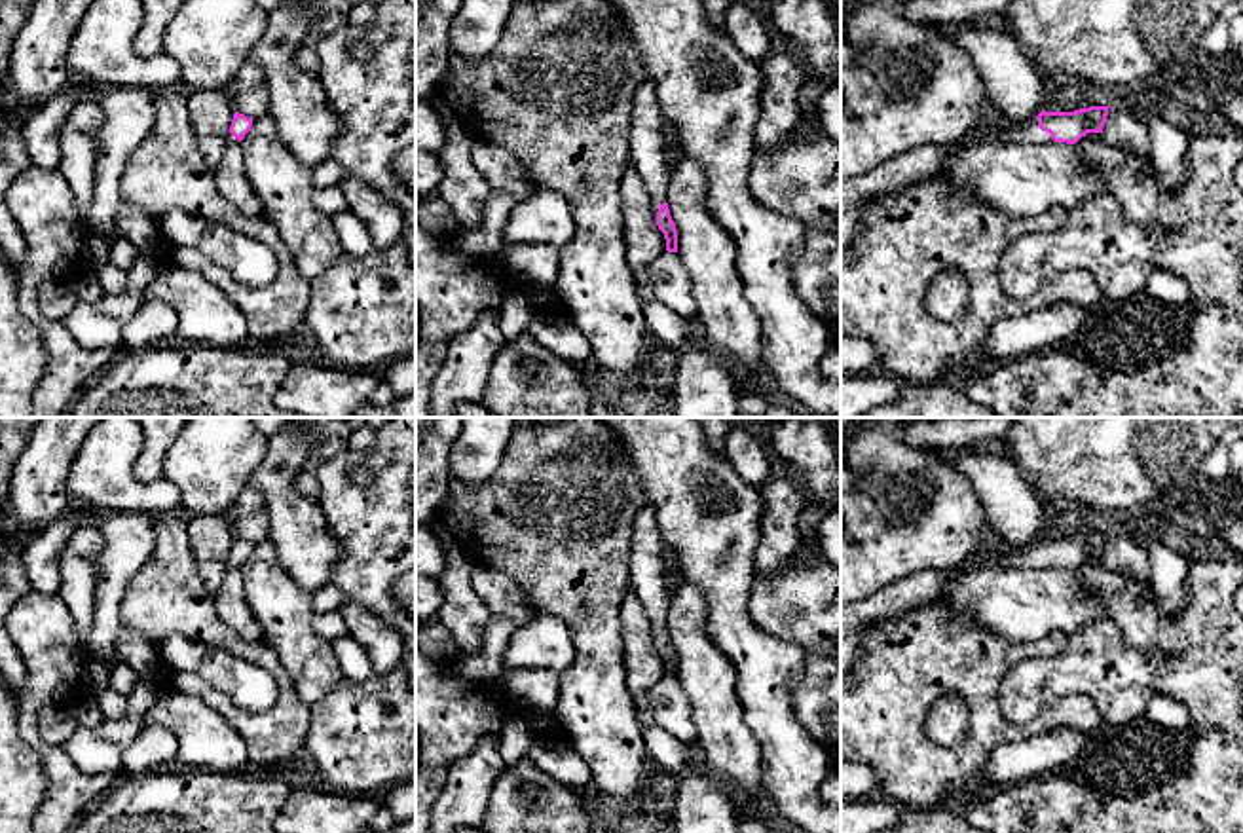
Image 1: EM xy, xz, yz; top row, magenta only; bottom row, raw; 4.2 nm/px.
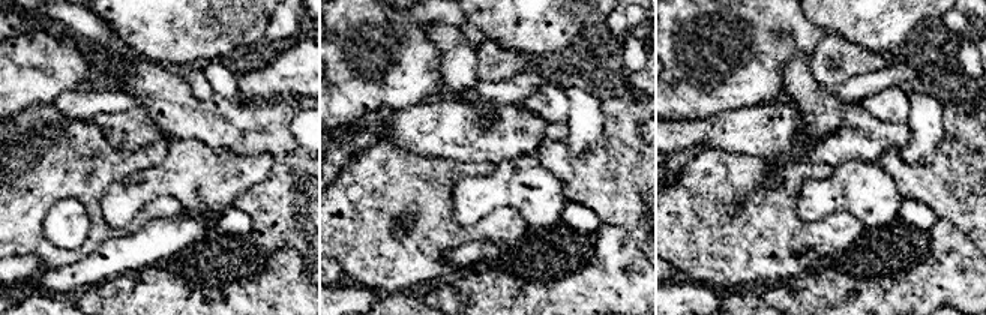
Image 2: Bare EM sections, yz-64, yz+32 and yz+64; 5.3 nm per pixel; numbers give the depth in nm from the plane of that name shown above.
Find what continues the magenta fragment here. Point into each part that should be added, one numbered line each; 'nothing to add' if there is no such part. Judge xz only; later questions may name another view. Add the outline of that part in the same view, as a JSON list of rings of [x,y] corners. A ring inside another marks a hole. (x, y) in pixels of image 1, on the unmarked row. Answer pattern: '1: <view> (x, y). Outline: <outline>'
1: xz (646, 562). Outline: [[[645,507],[634,518],[632,548],[628,558],[630,588],[643,603],[651,622],[655,643],[659,632],[668,624],[670,596],[664,588],[664,554],[657,514]]]

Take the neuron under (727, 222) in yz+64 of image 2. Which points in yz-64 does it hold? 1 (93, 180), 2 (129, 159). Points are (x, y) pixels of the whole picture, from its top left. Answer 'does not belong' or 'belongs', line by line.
1: belongs
2: belongs

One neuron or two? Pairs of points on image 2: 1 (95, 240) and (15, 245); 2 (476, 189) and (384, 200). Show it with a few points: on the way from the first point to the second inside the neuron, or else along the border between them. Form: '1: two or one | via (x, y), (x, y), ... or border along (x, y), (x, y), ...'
1: one | via (75, 255), (50, 255), (39, 245), (35, 245)
2: two | border along (485, 176), (453, 189), (462, 227)

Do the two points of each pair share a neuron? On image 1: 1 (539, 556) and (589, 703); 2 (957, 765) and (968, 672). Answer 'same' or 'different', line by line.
1: same
2: same

